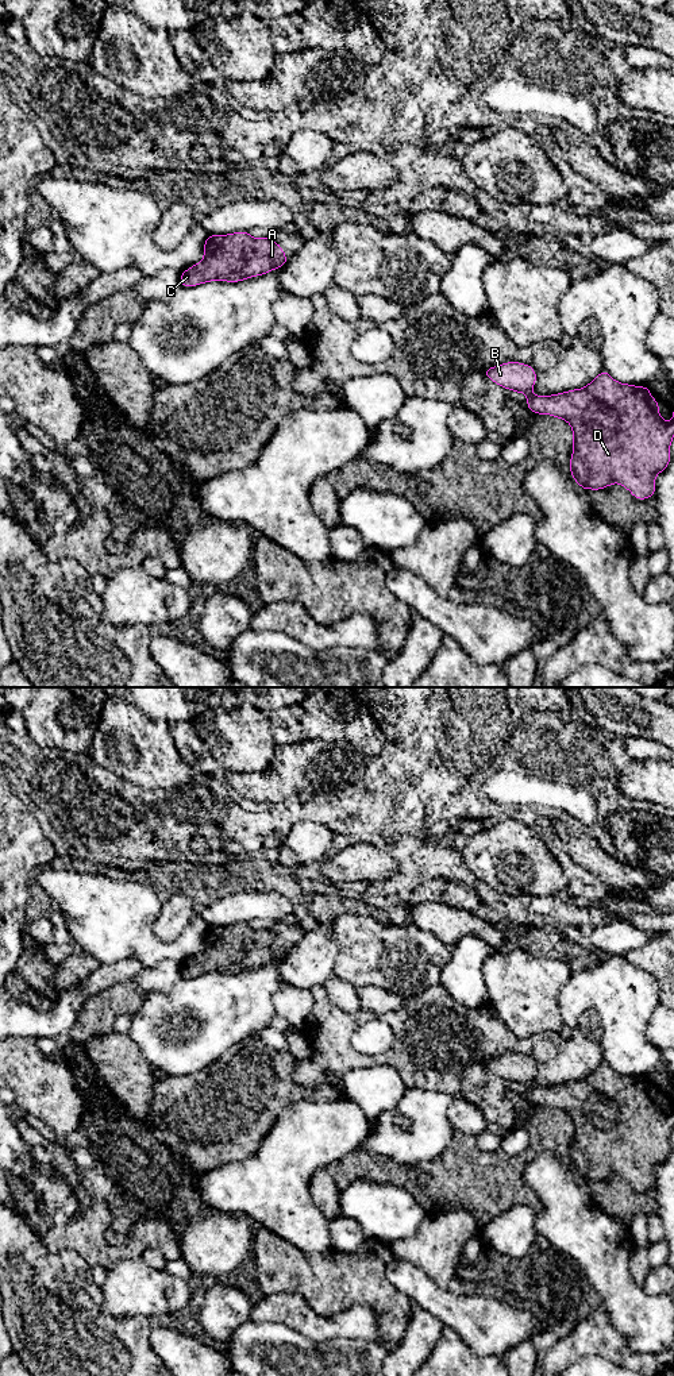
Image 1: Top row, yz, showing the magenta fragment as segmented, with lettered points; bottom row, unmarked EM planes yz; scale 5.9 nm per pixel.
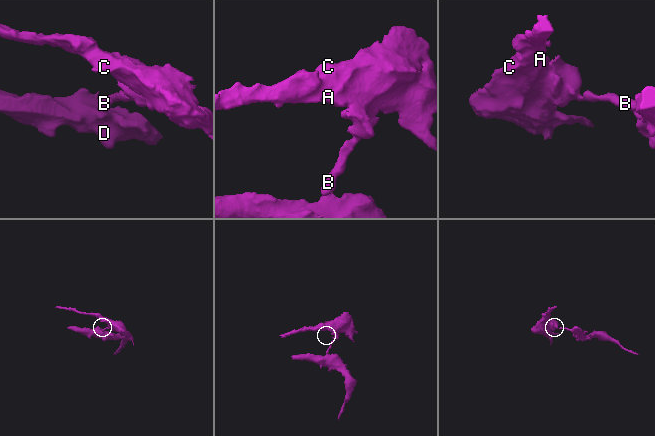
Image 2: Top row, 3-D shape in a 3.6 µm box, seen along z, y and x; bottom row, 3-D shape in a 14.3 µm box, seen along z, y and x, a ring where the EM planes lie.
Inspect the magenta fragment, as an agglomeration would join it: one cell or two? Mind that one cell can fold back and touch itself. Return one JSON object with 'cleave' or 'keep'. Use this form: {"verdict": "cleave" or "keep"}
{"verdict": "cleave"}

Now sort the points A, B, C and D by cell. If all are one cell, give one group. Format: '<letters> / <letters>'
A B C / D

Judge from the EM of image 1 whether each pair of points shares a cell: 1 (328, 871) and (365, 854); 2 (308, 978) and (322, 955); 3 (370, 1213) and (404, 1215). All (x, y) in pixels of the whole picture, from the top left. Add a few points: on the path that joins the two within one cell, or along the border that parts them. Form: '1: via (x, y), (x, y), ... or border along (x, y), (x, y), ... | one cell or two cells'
1: via (338, 868), (355, 863) | one cell
2: via (308, 972), (308, 968), (316, 960) | one cell
3: via (378, 1213), (396, 1214) | one cell

